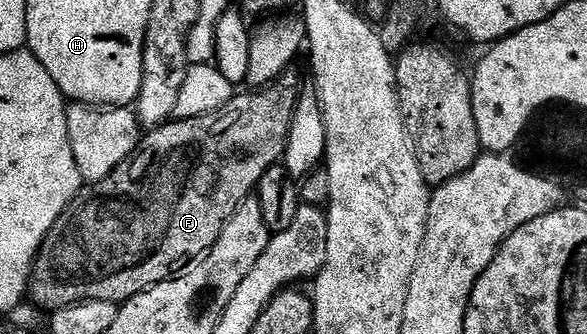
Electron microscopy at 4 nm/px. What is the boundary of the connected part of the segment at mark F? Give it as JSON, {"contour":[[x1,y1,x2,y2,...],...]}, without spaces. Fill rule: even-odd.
{"contour":[[294,70,283,72,275,83,267,84,266,87,257,90,246,90,243,96,242,93,235,94,218,112,187,120,171,119,169,122,161,124,159,128,147,131,138,151,130,159,125,160,115,172,108,174,108,178,83,187,73,204,66,207,64,214,60,214,60,218,44,238,38,251,38,257,34,259,34,271,30,273,28,289,29,299,31,301,34,299,40,307,50,308,49,310,66,308,69,304,83,304,86,300,103,300,121,305,123,302,131,300,136,294,156,286,160,282,181,277,191,265,201,260,220,238,220,234,224,230,228,218,232,218,236,206,240,206,240,202,244,202,244,198,257,189,260,178,264,178,268,169,275,167,285,157,288,134,300,95,300,83,298,84,296,72]]}

